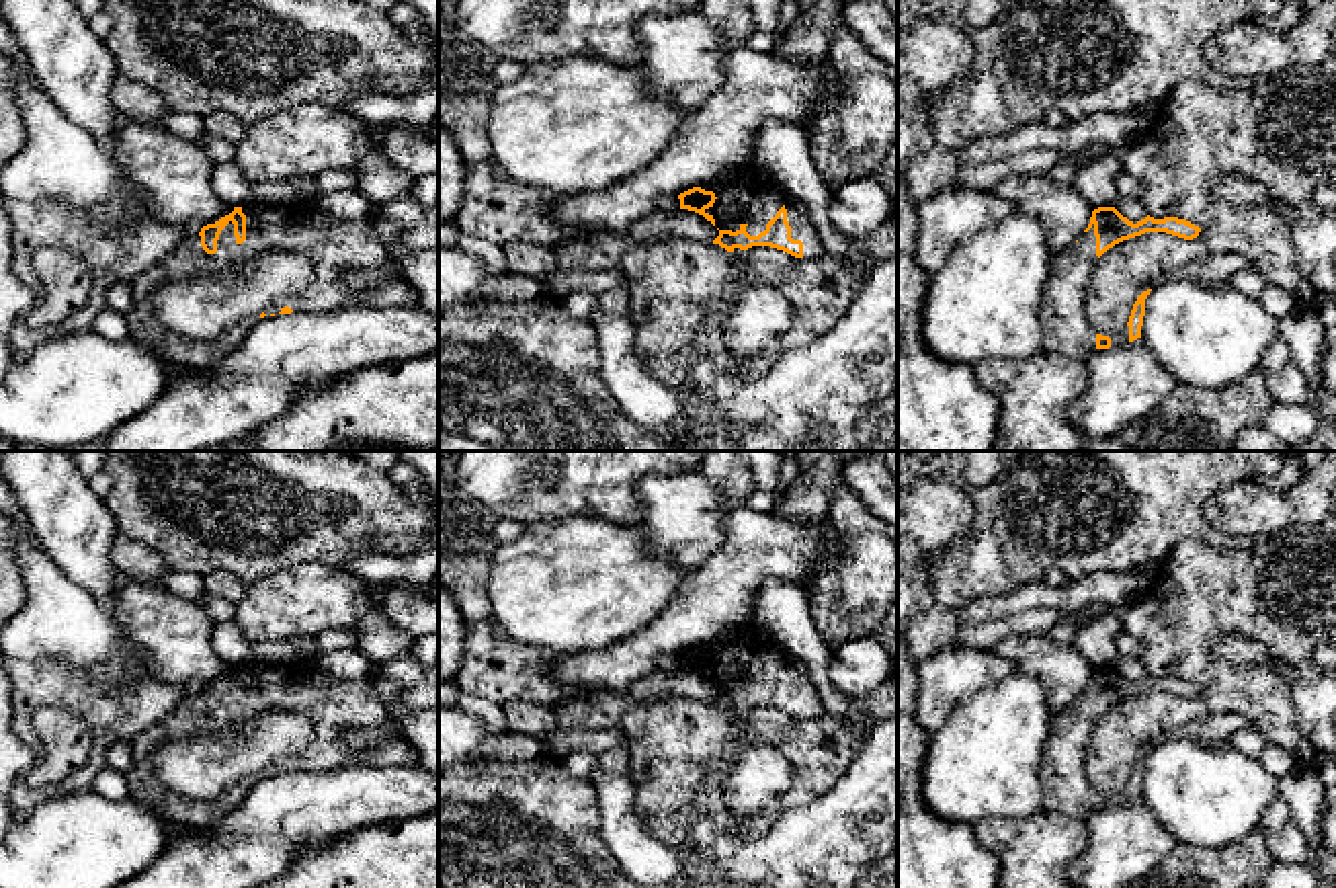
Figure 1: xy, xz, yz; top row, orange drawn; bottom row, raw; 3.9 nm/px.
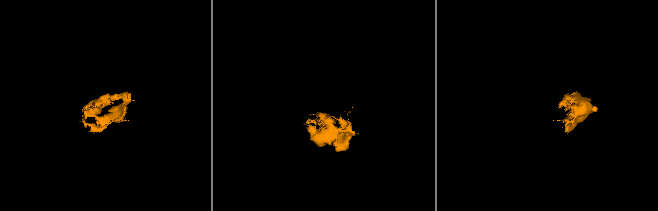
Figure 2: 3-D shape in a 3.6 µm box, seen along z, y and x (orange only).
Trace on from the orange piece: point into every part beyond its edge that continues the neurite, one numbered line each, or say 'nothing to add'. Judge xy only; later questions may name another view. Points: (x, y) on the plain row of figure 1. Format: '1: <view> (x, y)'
1: xy (335, 706)

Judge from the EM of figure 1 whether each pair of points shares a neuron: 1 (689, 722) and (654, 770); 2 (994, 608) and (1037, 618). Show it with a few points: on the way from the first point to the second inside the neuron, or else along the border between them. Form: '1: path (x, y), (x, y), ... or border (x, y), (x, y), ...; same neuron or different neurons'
1: path (679, 735), (671, 743), (666, 757); same neuron
2: border (1066, 614), (1054, 608), (1025, 608), (970, 626); different neurons

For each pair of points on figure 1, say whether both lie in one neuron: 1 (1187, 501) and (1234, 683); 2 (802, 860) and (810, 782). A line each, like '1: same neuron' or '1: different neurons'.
1: different neurons
2: different neurons

